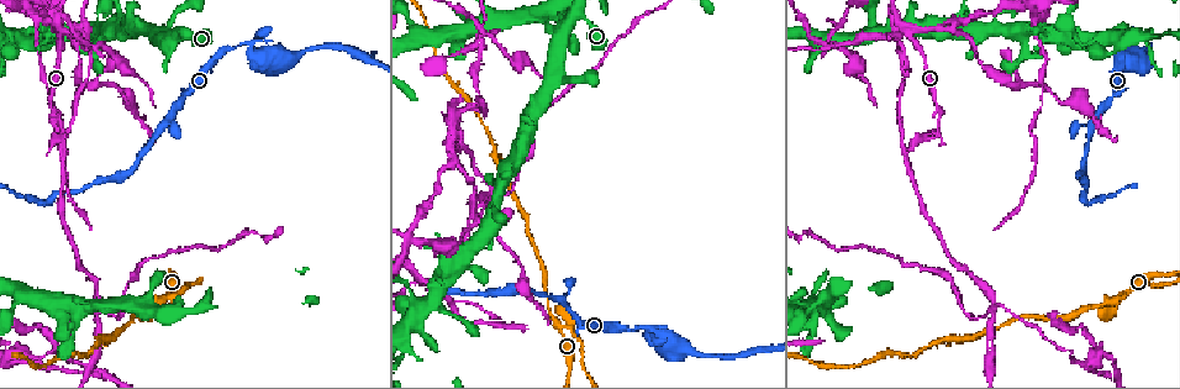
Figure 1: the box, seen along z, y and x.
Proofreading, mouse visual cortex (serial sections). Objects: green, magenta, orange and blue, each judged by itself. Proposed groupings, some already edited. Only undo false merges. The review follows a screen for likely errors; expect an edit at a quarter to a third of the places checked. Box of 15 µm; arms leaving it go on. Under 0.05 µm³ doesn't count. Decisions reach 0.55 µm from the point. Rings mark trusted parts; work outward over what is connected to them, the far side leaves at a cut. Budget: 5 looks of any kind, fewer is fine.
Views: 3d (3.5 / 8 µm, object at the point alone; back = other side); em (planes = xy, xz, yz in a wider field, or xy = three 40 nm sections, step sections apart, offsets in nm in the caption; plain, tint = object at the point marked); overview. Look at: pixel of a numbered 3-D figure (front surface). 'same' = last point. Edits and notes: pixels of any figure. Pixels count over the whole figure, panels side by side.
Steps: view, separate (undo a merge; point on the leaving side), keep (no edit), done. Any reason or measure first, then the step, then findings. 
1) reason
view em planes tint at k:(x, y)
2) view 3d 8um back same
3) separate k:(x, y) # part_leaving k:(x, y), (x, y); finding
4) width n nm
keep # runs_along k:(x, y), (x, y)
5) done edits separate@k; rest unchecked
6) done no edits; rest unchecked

calibre changes
view 3d 3.5um at 1:(939, 127)

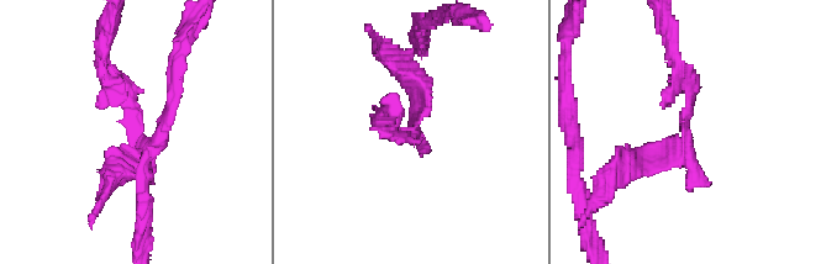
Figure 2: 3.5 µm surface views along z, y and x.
need the tissue
view em xy step 2 tint at 2:(132, 128)

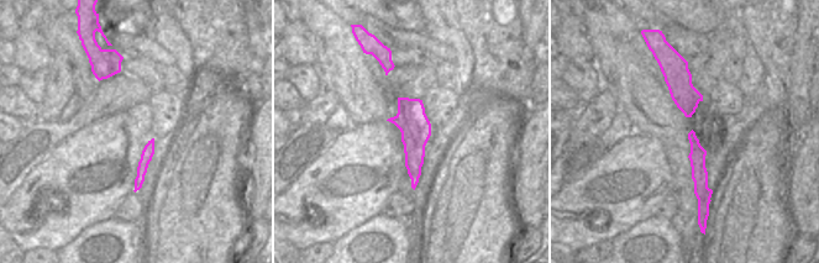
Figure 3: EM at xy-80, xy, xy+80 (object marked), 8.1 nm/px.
width 260 nm
separate 2:(408, 85) # part_leaving 2:(415, 122), (419, 82), (378, 40); two cells meet here

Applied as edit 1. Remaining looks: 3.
view overview

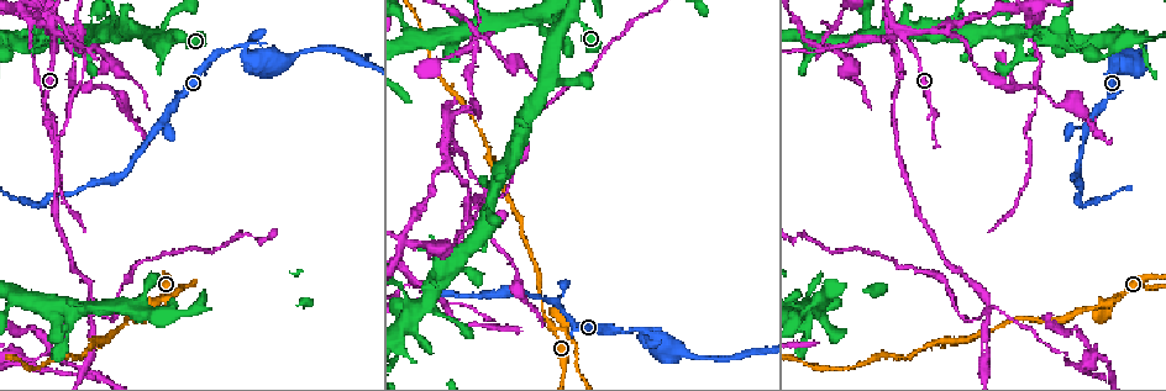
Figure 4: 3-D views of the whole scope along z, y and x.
looks like a crossing
view 3d 3.5um at 4:(553, 330)

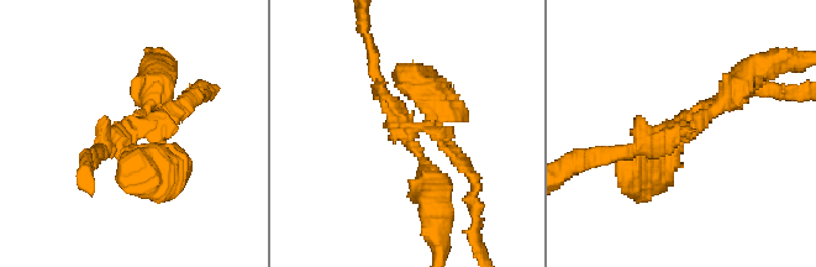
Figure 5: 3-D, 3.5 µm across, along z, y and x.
arms 4; arm_widths 150, 200, 250, 400 nm; now the EM
view em xy step 1 tint at 5:(132, 134)

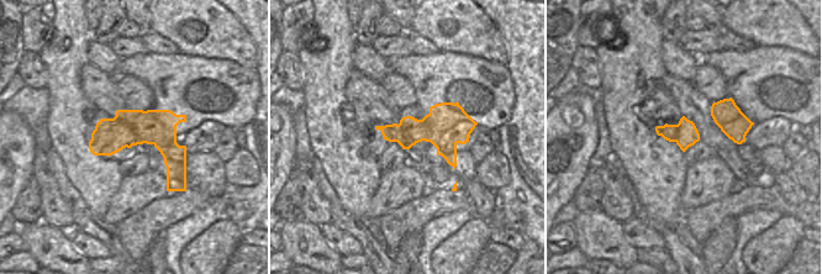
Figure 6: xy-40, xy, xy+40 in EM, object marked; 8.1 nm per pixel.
width 260 nm
separate 5:(174, 153) # part_leaving 5:(142, 129), (158, 162), (120, 173); a second cell is stuck on

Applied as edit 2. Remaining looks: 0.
done edits separate@2, separate@5; rest unchecked

